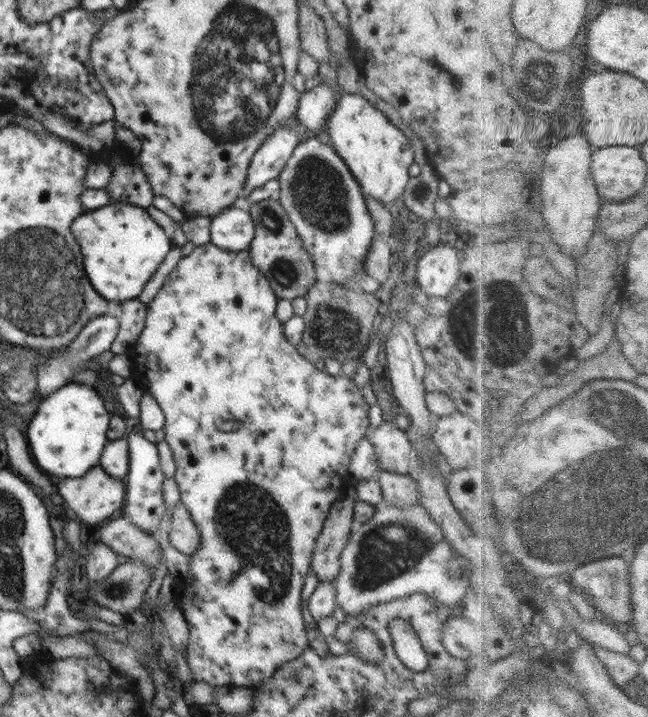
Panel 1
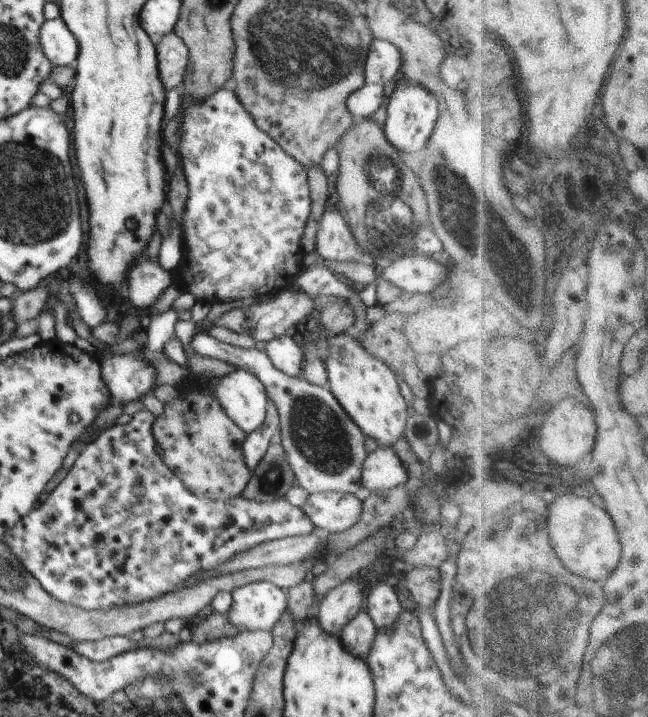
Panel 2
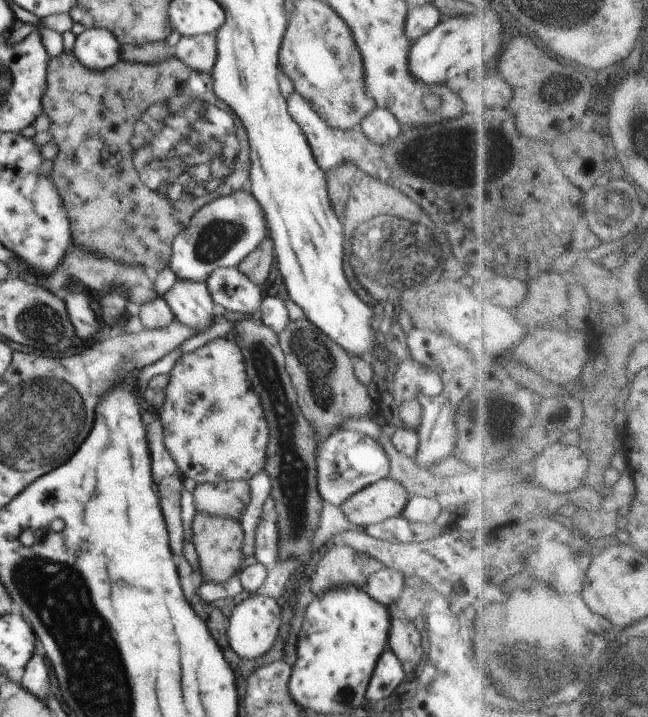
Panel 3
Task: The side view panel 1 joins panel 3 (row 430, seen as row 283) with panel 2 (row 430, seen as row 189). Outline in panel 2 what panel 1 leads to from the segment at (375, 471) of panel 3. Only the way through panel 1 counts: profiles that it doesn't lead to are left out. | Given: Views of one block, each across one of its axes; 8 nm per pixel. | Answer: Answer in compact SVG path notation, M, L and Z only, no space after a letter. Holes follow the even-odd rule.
M206 331L196 333L190 342L200 356L217 358L236 369L252 372L266 388L267 398L274 403L279 416L279 431L296 484L309 494L334 491L365 495L362 487L362 465L368 456L365 434L352 422L330 390L310 384L303 377L292 378L278 370L265 351L245 349L218 341Z

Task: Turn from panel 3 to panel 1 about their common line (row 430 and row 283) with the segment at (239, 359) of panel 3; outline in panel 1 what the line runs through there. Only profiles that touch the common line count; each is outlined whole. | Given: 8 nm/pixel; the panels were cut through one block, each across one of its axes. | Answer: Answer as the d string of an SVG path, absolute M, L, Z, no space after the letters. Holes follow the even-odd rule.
M214 243L195 247L190 255L183 257L168 275L162 288L147 305L145 327L134 344L136 350L136 374L134 380L156 399L165 416L164 440L170 446L176 464L173 477L178 484L181 502L188 509L191 520L198 527L201 543L191 554L188 576L183 580L182 608L189 626L189 639L185 658L194 682L207 682L221 687L254 686L273 677L277 668L285 662L298 658L308 648L307 627L302 619L301 593L305 578L311 570L311 560L316 539L323 530L332 504L341 496L344 478L348 476L352 455L358 441L368 434L369 405L360 393L360 387L352 377L340 372L337 376L320 371L296 351L285 337L283 324L276 317L276 302L270 283L260 269L252 265L246 250L231 252Z

